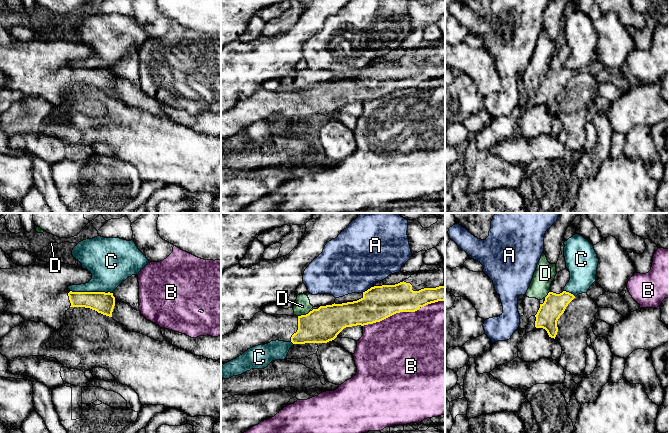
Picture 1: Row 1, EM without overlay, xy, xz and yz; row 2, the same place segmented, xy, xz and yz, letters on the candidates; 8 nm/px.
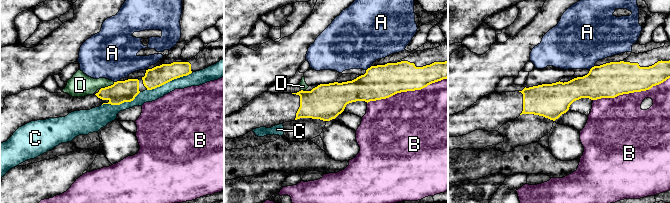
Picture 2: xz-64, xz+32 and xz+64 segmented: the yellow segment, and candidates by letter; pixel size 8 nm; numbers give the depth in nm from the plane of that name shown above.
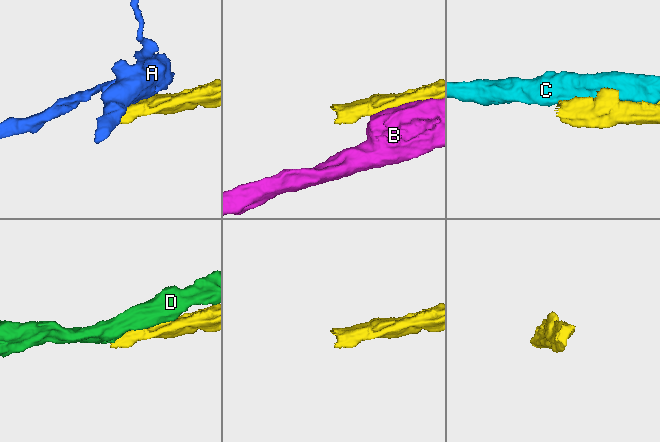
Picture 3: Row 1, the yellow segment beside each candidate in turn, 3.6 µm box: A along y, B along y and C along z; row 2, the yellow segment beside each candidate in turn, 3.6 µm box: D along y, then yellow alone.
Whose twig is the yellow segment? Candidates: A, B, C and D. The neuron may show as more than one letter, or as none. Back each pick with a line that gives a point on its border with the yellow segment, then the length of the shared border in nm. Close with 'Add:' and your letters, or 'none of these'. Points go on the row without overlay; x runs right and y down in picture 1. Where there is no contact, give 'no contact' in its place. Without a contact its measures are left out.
Add: none of these

